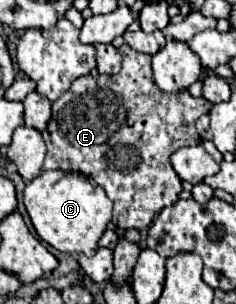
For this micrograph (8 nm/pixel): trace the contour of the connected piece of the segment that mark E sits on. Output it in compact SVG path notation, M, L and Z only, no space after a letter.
M127 44L119 48L123 54L123 68L115 76L99 74L97 78L83 76L77 78L71 88L53 102L53 116L49 120L47 130L43 132L47 144L47 156L43 170L65 170L79 172L93 178L113 200L113 224L117 228L143 228L153 222L153 218L165 208L177 202L181 188L181 178L175 174L169 156L183 146L197 146L201 142L195 120L203 114L209 114L213 104L209 100L193 98L189 90L181 88L173 94L163 92L153 82L151 56L135 52Z

